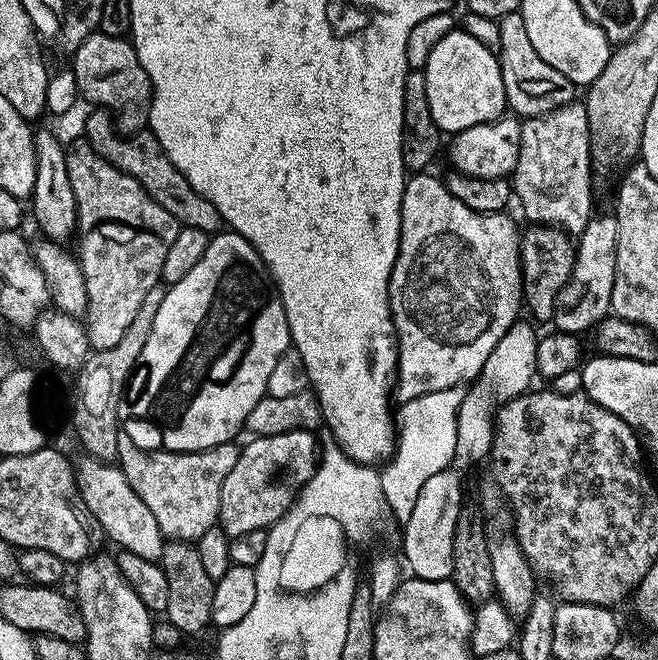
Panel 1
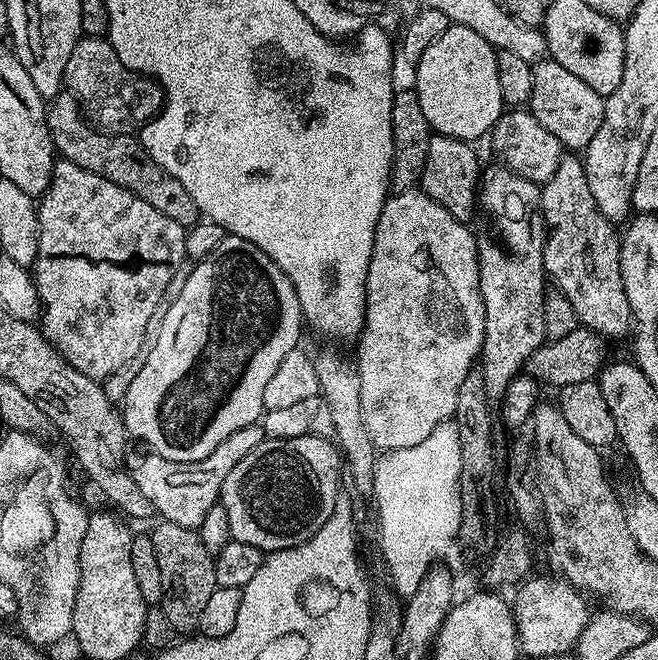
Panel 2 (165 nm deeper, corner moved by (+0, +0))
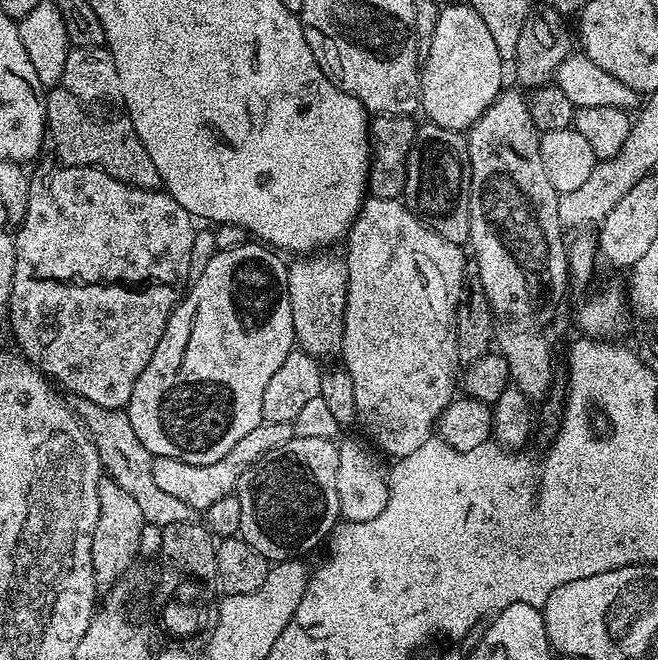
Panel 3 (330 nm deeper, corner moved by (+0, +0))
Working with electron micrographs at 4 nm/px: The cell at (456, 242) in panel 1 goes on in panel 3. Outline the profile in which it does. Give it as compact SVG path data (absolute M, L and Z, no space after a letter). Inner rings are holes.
M368 196L364 205L360 208L356 220L352 223L352 229L348 231L346 245L348 244L348 293L346 294L346 314L344 315L344 337L340 343L339 355L344 356L342 366L350 374L354 382L354 406L357 407L356 419L359 427L364 427L363 435L385 457L399 458L414 454L418 446L422 446L427 440L433 439L437 420L440 419L442 410L454 399L455 390L458 388L458 350L456 349L456 307L460 301L460 291L464 285L465 249L454 242L446 242L442 234L428 227L424 221L414 215L408 205L400 200L383 200Z

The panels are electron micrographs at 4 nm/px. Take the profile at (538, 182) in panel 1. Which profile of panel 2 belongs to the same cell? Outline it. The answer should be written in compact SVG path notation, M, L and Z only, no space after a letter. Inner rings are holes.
M565 154L558 162L558 170L542 186L540 208L544 212L544 271L547 279L552 280L555 287L566 298L570 298L570 306L574 306L577 321L590 331L603 338L610 336L627 337L633 331L630 302L626 302L626 290L622 286L622 266L620 265L621 237L612 221L605 218L602 210L598 210L598 202L594 202L594 194L590 194L590 182L586 182L584 161L579 155Z

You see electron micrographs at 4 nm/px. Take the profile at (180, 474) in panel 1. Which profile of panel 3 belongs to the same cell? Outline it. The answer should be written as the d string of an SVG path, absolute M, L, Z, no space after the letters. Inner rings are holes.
M261 422L250 430L250 434L245 434L237 444L218 462L209 464L191 464L190 462L178 462L178 458L166 458L165 456L155 457L152 461L154 478L158 481L158 486L166 490L166 494L186 502L186 506L197 510L208 508L218 498L233 495L234 489L240 482L240 475L254 462L258 462L270 450L278 450L278 446L286 446L293 438L292 425L286 422Z

